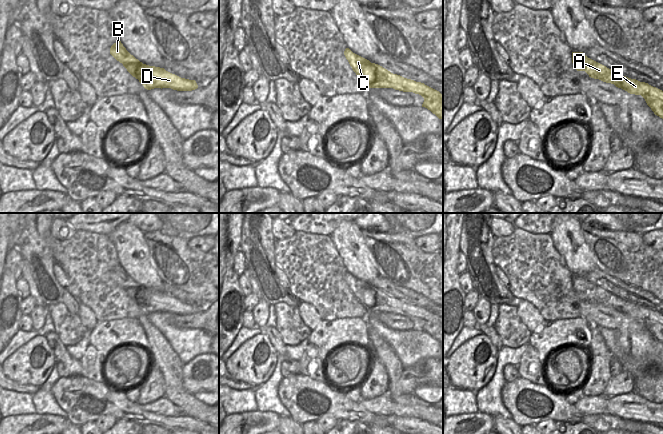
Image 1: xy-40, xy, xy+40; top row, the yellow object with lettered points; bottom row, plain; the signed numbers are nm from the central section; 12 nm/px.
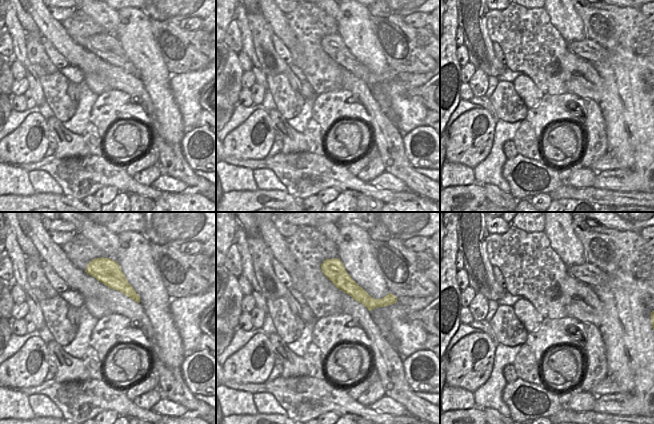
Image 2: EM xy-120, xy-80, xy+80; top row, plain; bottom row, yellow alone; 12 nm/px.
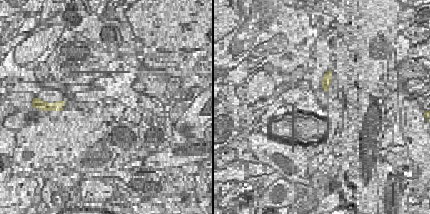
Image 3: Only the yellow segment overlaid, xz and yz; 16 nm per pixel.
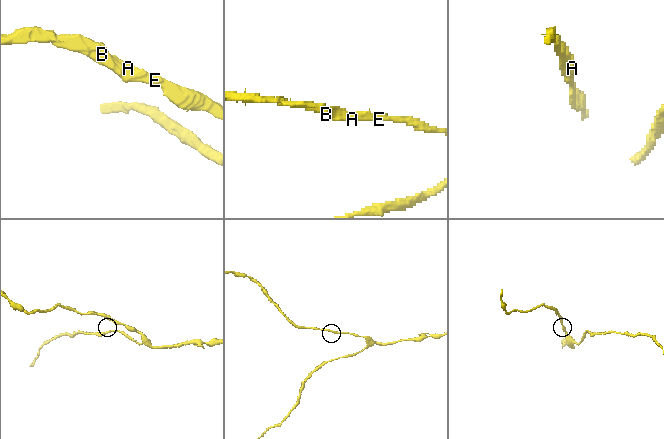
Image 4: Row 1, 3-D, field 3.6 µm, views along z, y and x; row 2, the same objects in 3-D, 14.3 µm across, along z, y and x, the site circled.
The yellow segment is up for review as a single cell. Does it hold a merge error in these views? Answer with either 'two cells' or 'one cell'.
one cell

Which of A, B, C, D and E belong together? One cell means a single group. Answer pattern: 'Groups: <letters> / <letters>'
Groups: A B C D E

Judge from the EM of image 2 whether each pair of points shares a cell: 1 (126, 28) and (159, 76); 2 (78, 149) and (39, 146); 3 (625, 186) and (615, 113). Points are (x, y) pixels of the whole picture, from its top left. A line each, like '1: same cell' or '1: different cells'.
1: same cell
2: different cells
3: different cells

